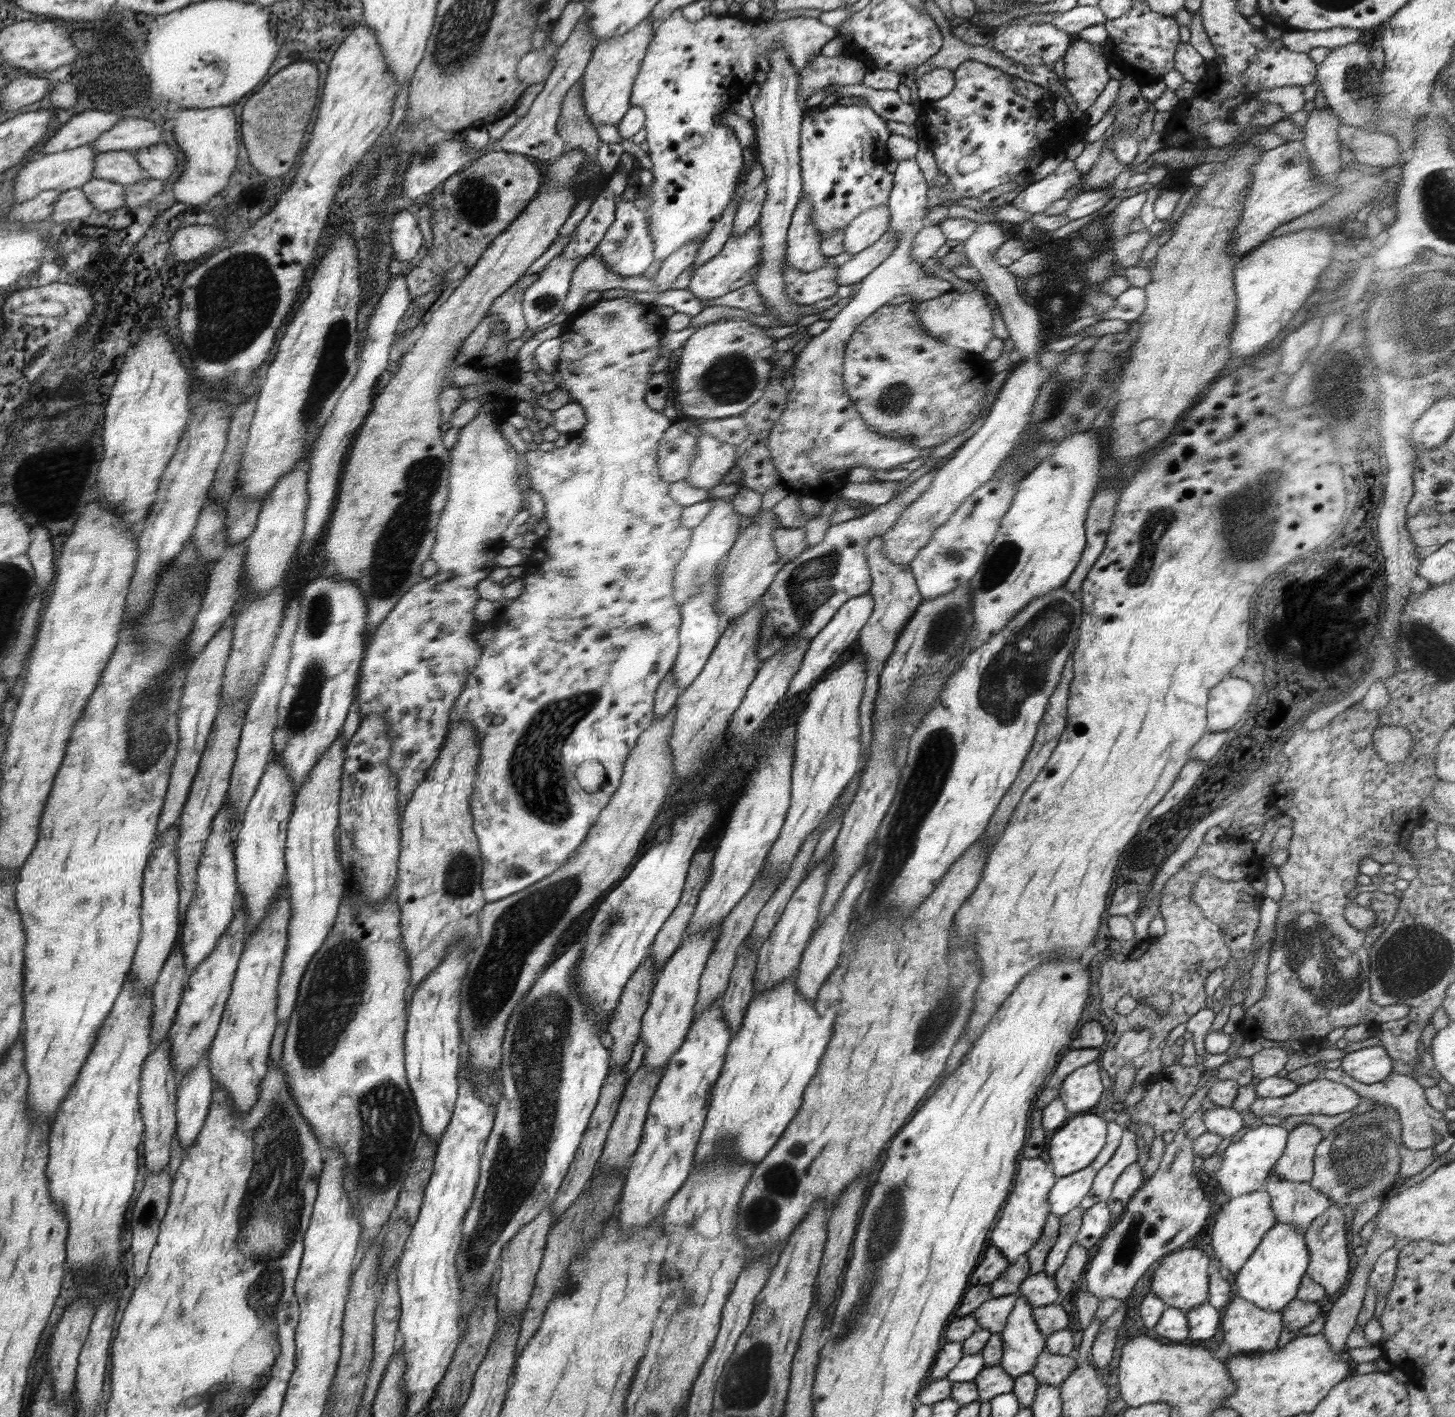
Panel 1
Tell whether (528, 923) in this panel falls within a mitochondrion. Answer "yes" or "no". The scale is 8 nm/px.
yes

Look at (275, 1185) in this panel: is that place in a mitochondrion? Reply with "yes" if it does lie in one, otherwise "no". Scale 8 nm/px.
yes

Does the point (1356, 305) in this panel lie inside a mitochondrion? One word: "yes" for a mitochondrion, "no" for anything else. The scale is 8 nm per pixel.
no

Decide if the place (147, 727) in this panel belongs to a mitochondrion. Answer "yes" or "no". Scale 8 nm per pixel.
yes

